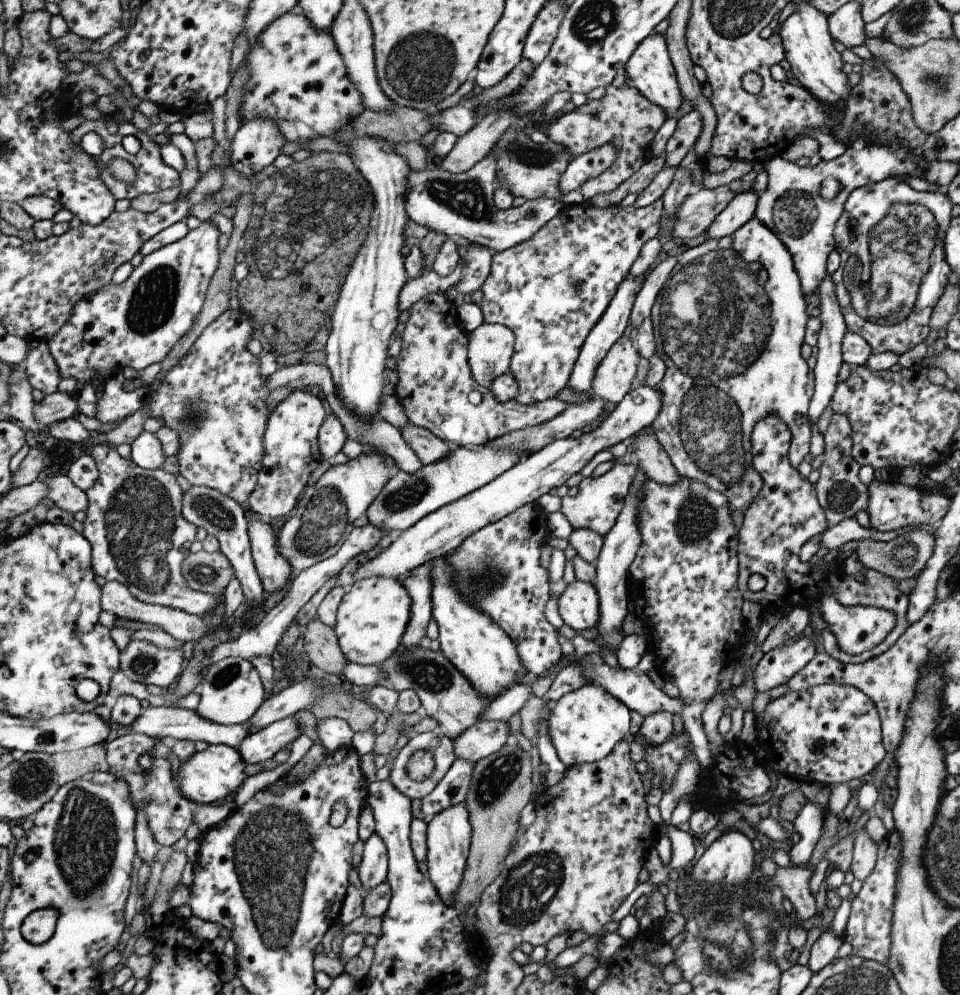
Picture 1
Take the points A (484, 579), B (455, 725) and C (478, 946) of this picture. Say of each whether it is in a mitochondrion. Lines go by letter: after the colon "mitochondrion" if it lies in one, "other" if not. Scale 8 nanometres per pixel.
A: mitochondrion
B: other
C: other

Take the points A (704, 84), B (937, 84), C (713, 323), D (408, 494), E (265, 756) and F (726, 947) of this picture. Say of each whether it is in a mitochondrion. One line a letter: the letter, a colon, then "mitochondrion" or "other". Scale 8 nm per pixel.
A: other
B: mitochondrion
C: mitochondrion
D: mitochondrion
E: other
F: mitochondrion

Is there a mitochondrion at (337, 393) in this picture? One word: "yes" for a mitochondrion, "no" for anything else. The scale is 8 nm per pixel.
no

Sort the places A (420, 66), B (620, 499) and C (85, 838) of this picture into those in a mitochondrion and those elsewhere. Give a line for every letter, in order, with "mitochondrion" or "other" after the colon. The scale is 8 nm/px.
A: mitochondrion
B: other
C: mitochondrion

